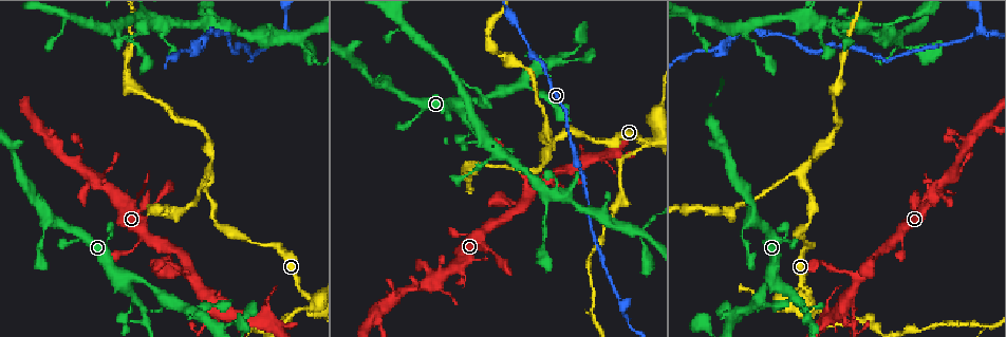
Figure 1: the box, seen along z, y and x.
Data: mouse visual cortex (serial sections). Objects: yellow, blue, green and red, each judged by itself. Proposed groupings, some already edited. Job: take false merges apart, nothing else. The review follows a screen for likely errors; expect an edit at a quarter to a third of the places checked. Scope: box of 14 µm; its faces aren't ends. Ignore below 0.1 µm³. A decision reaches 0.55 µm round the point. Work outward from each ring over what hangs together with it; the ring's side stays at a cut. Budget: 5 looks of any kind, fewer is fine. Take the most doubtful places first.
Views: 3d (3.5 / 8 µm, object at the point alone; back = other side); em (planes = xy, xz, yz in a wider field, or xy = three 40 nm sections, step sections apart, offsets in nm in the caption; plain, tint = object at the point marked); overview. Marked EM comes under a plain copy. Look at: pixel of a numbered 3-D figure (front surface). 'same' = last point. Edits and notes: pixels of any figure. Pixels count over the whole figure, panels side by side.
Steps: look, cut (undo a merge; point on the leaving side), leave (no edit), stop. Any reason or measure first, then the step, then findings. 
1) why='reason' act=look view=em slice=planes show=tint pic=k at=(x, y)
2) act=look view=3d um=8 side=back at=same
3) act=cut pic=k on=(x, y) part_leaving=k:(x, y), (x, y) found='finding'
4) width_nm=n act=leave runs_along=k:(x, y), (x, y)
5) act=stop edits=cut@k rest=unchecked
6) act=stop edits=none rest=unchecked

why='four-way junction' act=look view=3d um=3.5 pic=1 at=(214, 308)

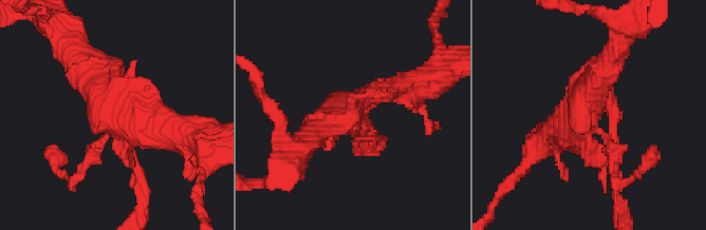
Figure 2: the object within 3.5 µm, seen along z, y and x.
act=cut pic=2 on=(134, 185) part_leaving=2:(128, 154), (137, 184), (150, 190) found='two cells meet here'

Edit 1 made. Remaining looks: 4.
why='sharp bend' act=look view=3d um=3.5 pic=1 at=(651, 142)

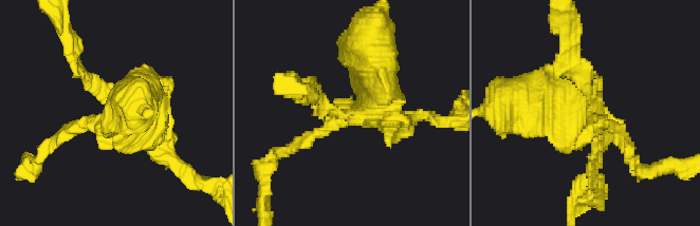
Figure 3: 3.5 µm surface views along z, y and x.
act=look view=em slice=xy step=3 show=tint pic=3 at=(594, 124)

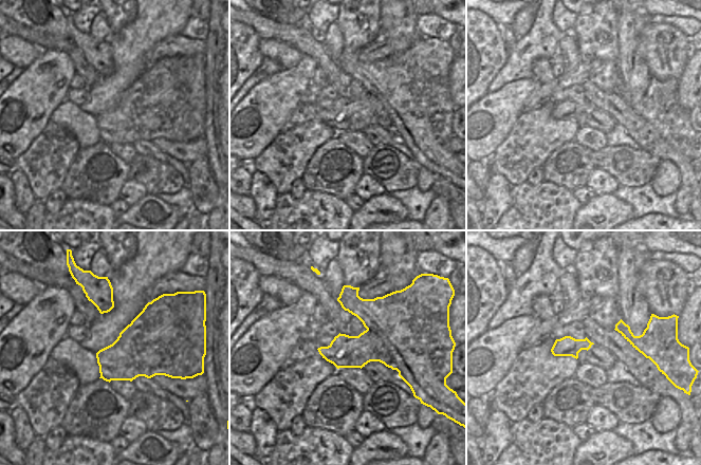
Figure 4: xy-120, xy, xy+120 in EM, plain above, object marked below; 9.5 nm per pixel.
act=look view=em slice=xy step=2 show=tint at=same

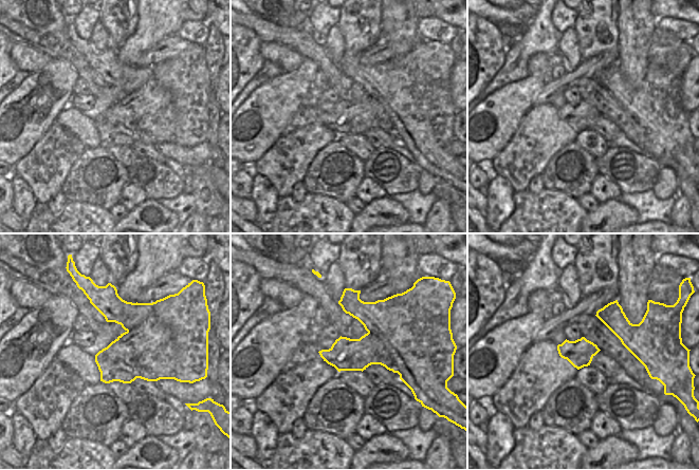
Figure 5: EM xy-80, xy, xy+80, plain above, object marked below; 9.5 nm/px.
act=cut pic=3 on=(390, 91) part_leaving=3:(128, 108), (50, 144) found='two cells meet here'

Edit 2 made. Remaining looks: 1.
act=stop edits=cut@2,cut@3 rest=unchecked

